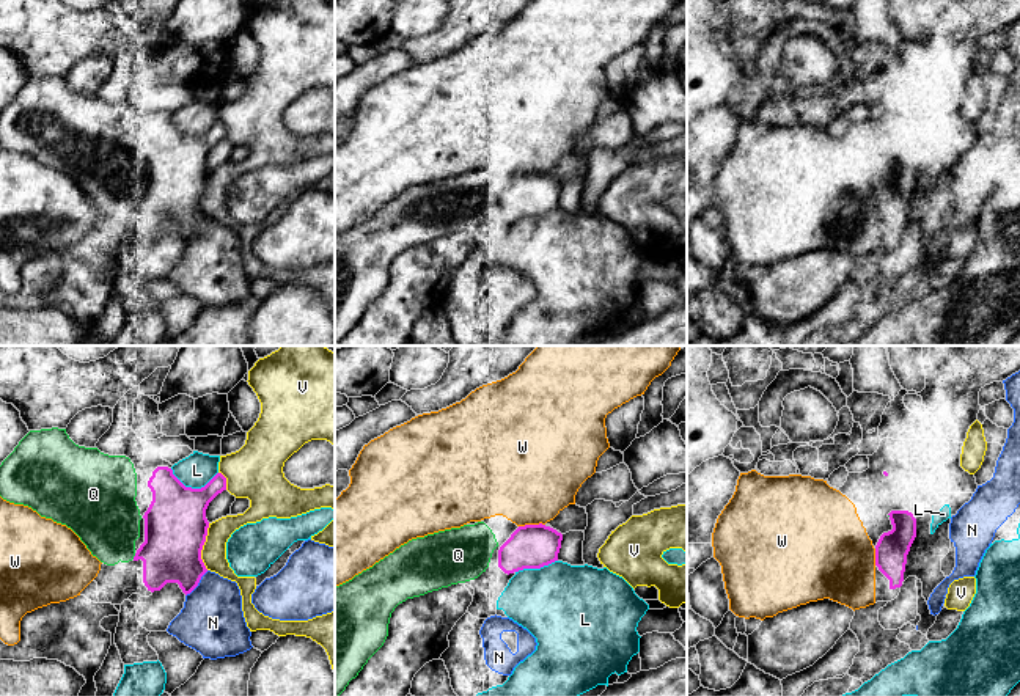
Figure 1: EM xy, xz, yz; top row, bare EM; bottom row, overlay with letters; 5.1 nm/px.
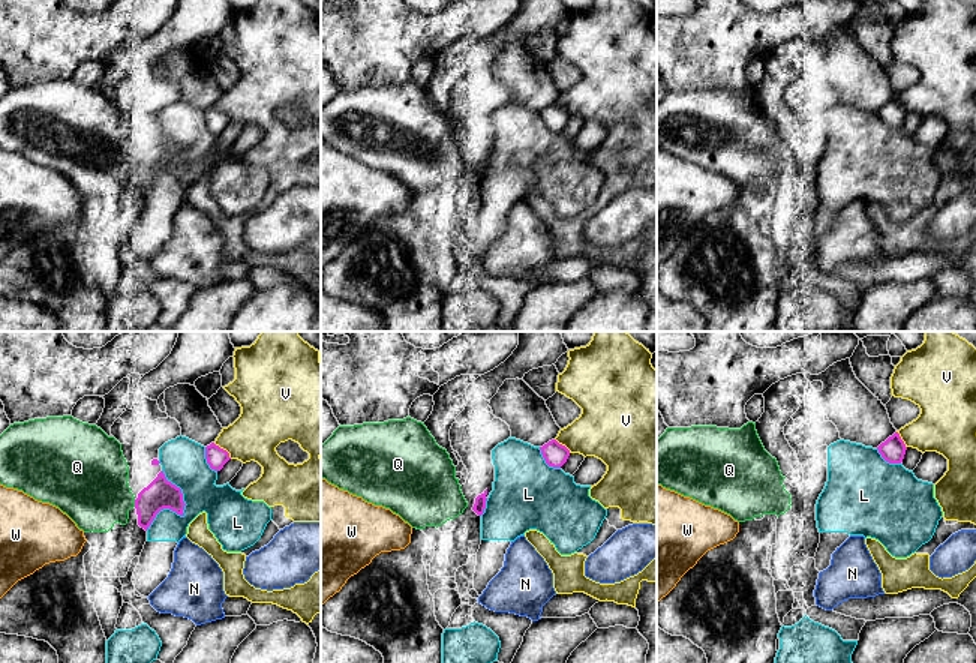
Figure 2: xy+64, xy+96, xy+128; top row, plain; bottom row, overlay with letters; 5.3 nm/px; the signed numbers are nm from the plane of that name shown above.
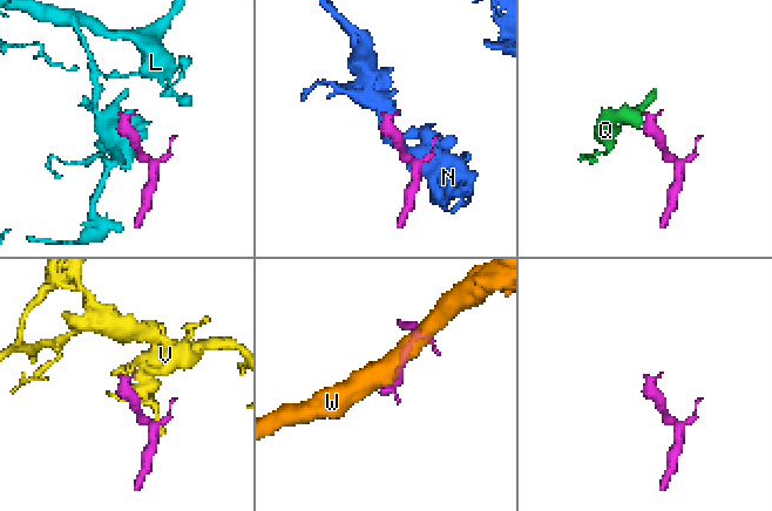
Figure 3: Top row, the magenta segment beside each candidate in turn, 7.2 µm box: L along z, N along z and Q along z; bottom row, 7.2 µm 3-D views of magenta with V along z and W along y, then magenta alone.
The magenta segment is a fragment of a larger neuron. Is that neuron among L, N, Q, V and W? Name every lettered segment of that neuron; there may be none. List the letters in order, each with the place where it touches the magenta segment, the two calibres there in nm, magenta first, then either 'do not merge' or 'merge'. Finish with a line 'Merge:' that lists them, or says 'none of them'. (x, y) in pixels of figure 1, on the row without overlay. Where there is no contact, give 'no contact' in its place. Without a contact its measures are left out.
L: contact xy (194, 137); calibres 320 and 170 nm; do not merge
N: contact xy (198, 230); calibres 300 and 320 nm; do not merge
Q: contact xy (134, 205); calibres 320 and 340 nm; merge
V: contact xy (201, 195); calibres 320 and 130 nm; do not merge
W: contact xz (532, 173); calibres 220 and 480 nm; do not merge
Merge: Q

